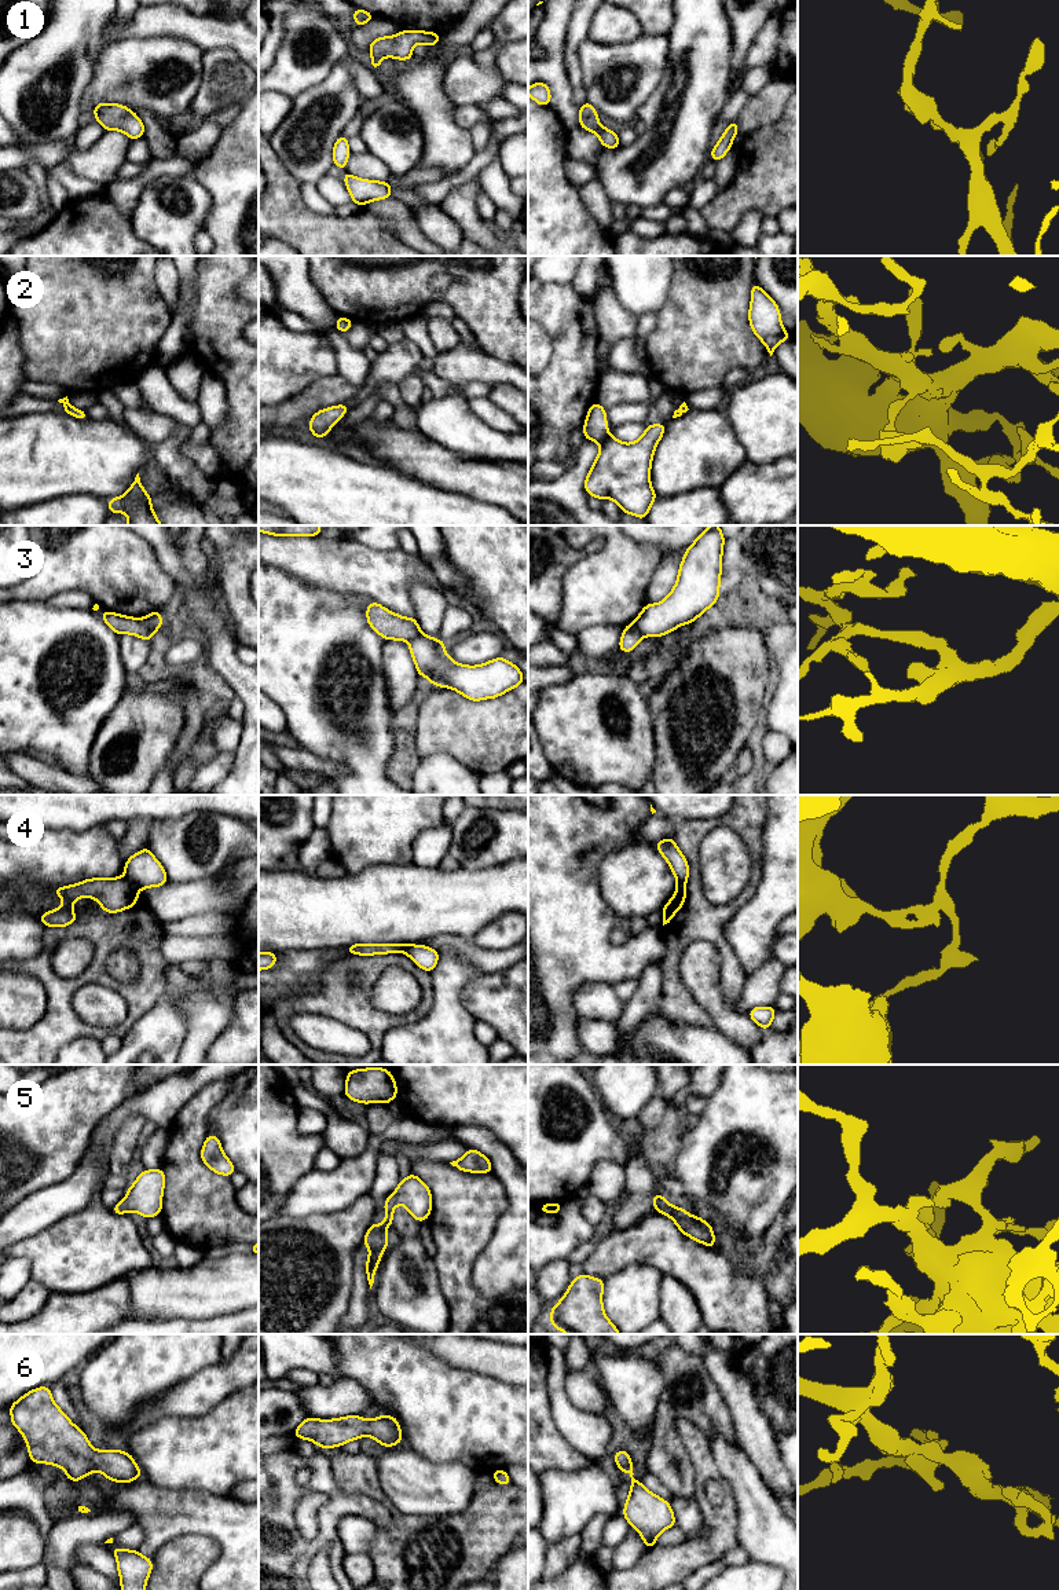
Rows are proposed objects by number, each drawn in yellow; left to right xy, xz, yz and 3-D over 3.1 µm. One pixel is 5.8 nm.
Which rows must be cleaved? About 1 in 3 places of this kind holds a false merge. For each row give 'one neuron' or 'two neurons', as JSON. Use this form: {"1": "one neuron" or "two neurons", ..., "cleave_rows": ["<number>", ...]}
{"1": "one neuron", "2": "one neuron", "3": "two neurons", "4": "two neurons", "5": "one neuron", "6": "one neuron", "cleave_rows": ["3", "4"]}

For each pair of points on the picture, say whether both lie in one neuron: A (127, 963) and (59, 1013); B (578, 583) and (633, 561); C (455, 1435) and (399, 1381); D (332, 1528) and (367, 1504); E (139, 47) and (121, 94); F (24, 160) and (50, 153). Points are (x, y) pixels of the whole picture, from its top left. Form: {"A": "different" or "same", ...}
{"A": "different", "B": "same", "C": "same", "D": "same", "E": "same", "F": "same"}

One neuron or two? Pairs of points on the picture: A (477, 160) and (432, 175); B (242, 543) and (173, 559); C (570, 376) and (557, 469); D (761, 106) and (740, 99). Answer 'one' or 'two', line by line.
A: two
B: two
C: two
D: two

